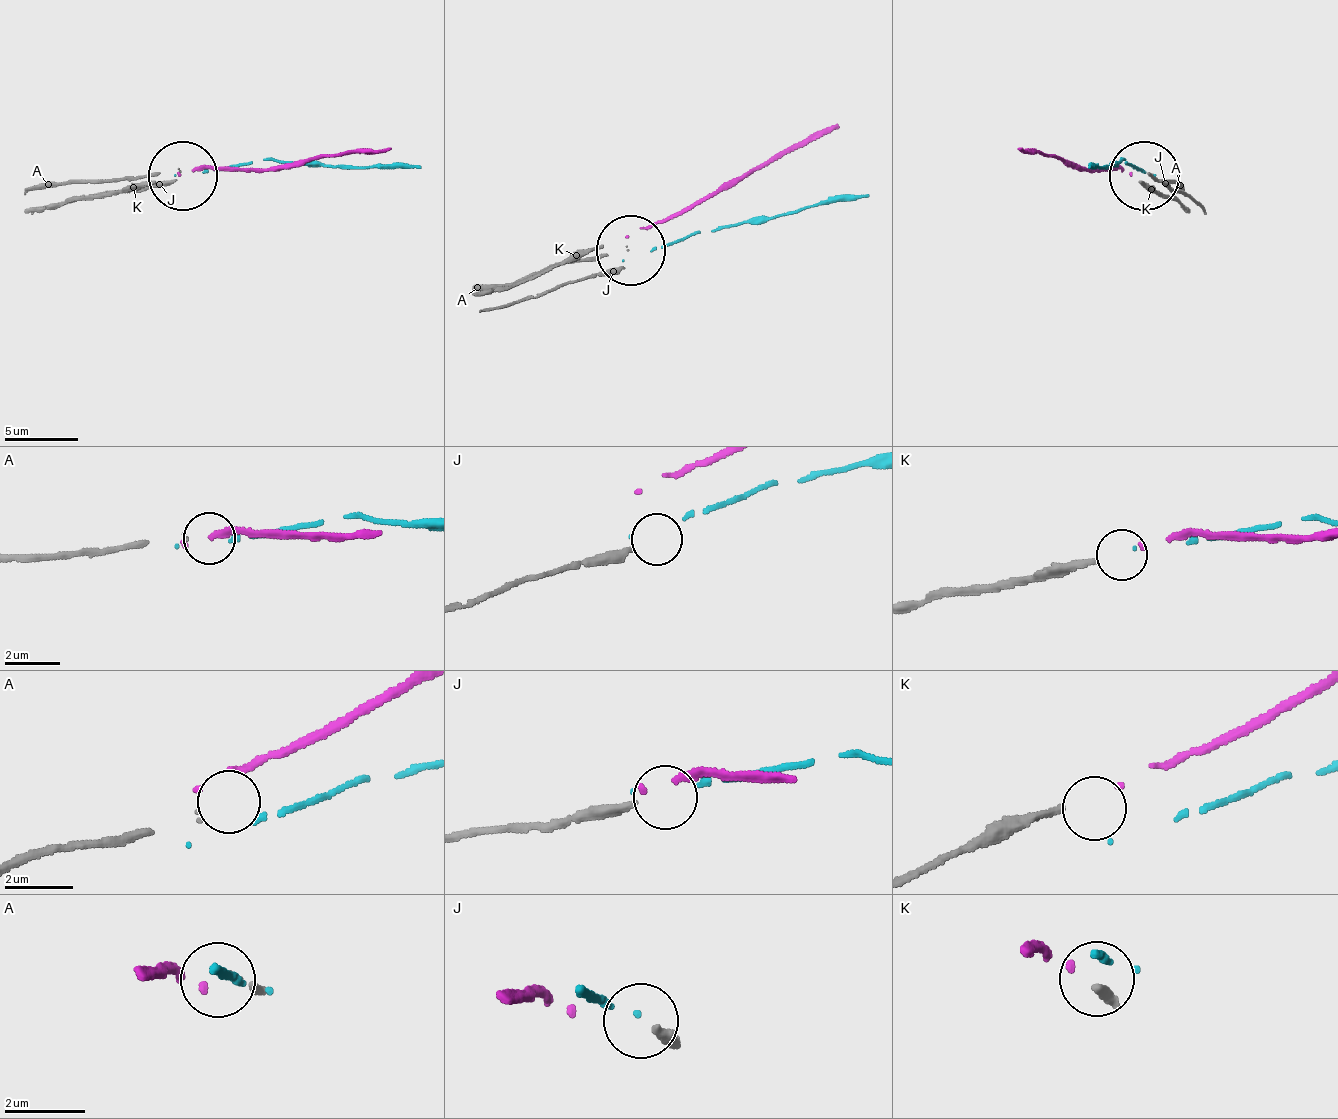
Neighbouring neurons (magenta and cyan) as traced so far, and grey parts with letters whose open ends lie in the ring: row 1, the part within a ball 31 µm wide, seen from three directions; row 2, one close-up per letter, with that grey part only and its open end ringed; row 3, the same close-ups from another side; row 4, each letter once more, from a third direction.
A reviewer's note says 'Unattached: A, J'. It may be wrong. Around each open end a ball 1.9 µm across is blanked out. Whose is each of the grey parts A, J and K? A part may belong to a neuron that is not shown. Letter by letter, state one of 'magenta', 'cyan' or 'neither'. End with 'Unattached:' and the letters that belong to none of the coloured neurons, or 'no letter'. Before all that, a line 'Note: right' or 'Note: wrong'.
Note: right
A: neither
J: neither
K: magenta
Unattached: A, J

